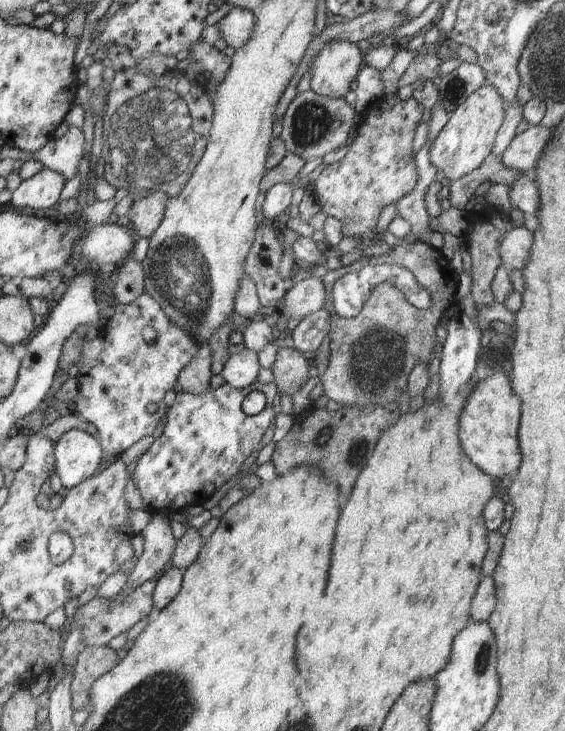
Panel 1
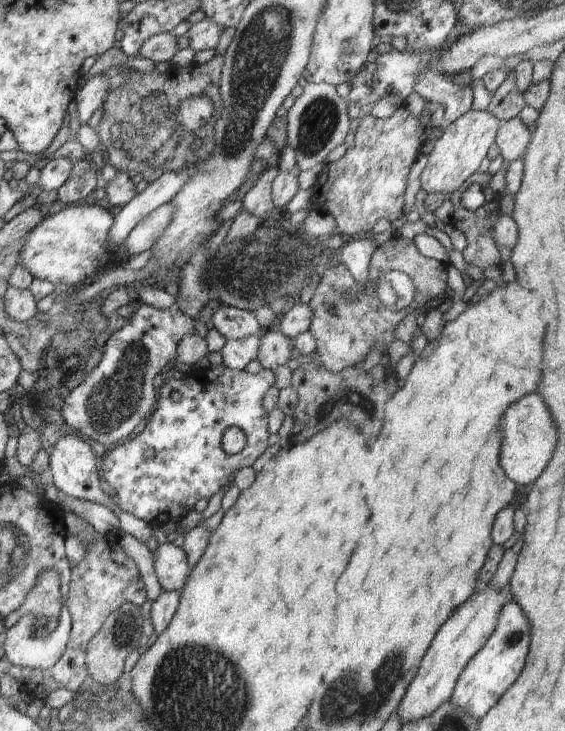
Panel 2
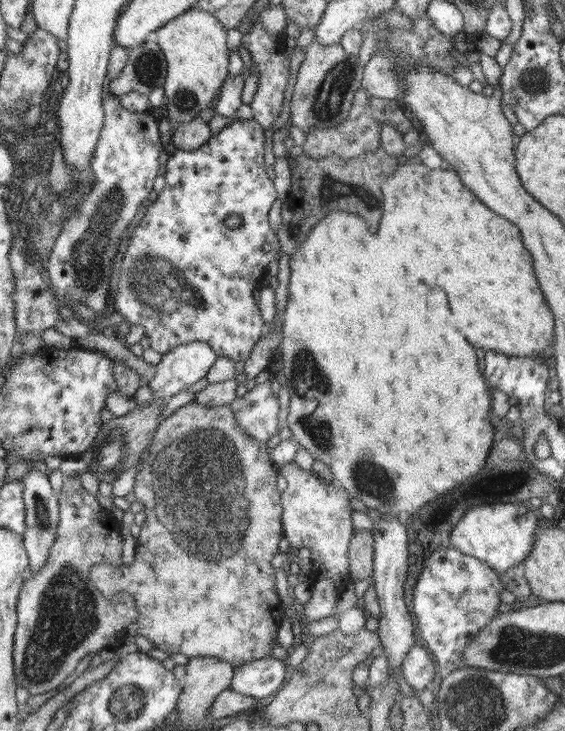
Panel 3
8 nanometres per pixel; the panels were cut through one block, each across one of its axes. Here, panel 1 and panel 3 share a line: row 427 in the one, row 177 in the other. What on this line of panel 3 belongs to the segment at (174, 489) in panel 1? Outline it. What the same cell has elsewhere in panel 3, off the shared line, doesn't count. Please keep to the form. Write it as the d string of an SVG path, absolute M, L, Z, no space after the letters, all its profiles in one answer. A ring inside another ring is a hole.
M236 120L231 124L227 124L218 134L210 136L206 140L206 144L202 144L198 150L186 151L171 148L166 171L163 174L166 181L164 190L158 193L155 201L144 207L145 216L132 232L127 250L123 254L122 263L120 260L115 269L115 278L119 281L118 294L114 296L114 300L112 299L112 309L122 314L128 325L144 328L145 336L150 339L150 347L156 350L156 353L164 355L172 351L172 348L176 348L176 345L199 341L210 345L218 357L226 356L234 360L235 363L245 362L252 347L264 335L266 326L262 321L259 306L254 300L254 291L257 290L258 284L263 284L265 273L268 271L268 264L277 258L278 252L281 250L277 233L272 230L268 220L269 210L272 208L278 194L274 189L273 180L266 173L266 164L264 163L265 140L264 130L256 120L244 120L243 122ZM232 214L240 216L242 221L240 221L240 225L230 228L226 226L226 218L232 216Z

